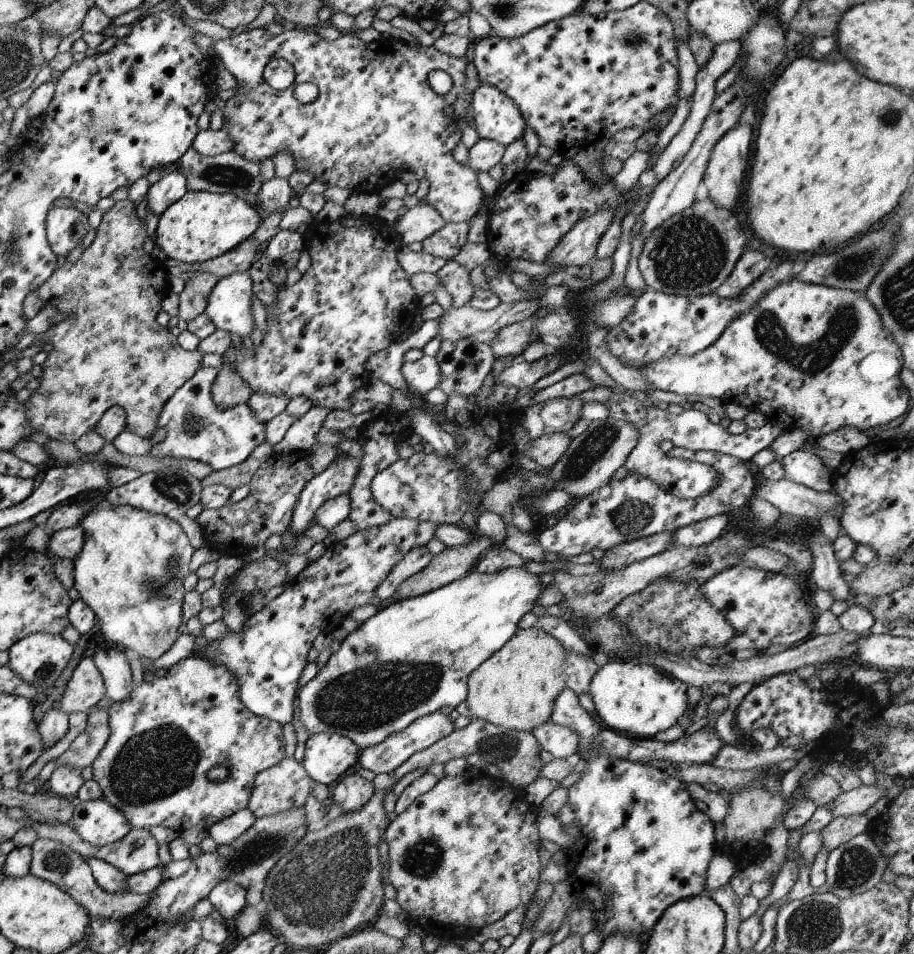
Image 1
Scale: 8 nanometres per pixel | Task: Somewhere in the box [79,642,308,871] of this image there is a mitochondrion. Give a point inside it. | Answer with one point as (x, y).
(153, 765)

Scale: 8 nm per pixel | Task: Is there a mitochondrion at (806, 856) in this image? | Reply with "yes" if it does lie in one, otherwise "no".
no

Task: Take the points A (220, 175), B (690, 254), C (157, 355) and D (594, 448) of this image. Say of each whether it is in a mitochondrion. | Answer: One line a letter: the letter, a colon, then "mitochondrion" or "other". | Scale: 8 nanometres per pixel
A: mitochondrion
B: mitochondrion
C: other
D: mitochondrion

